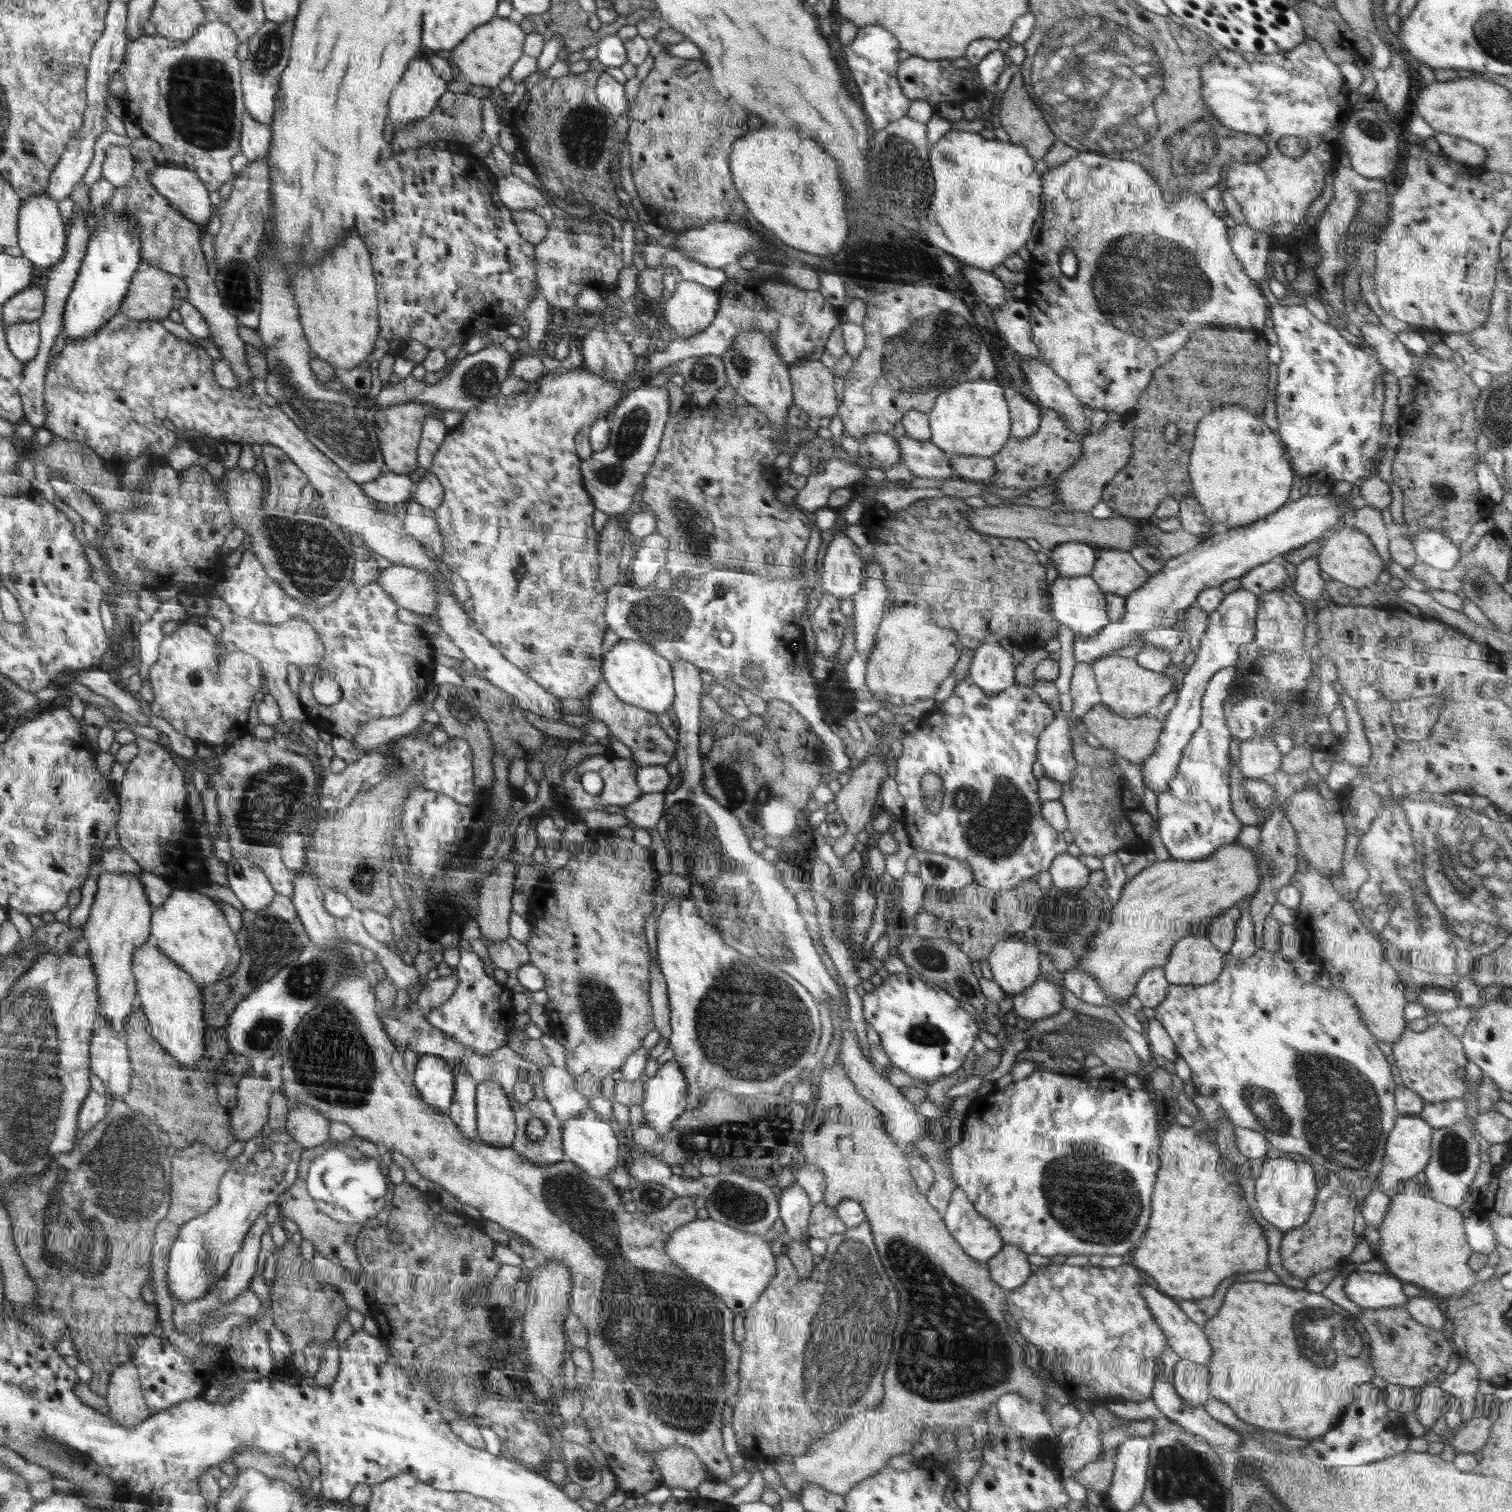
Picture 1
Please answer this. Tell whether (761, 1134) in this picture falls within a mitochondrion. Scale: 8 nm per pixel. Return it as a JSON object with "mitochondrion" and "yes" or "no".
{"mitochondrion":"yes"}

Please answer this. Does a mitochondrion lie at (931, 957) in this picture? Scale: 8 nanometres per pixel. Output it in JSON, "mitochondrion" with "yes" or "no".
{"mitochondrion":"yes"}

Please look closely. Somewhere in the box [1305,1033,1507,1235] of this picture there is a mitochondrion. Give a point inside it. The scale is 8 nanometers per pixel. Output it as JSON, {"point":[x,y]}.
{"point":[1453,1154]}

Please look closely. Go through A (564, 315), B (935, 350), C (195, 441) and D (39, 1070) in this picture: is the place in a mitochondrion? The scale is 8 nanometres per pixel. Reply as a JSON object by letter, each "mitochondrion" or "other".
{"A":"other","B":"mitochondrion","C":"mitochondrion","D":"mitochondrion"}

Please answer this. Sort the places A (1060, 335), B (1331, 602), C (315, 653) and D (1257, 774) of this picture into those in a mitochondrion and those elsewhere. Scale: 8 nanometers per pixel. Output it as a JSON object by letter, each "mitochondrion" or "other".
{"A":"other","B":"other","C":"other","D":"other"}

